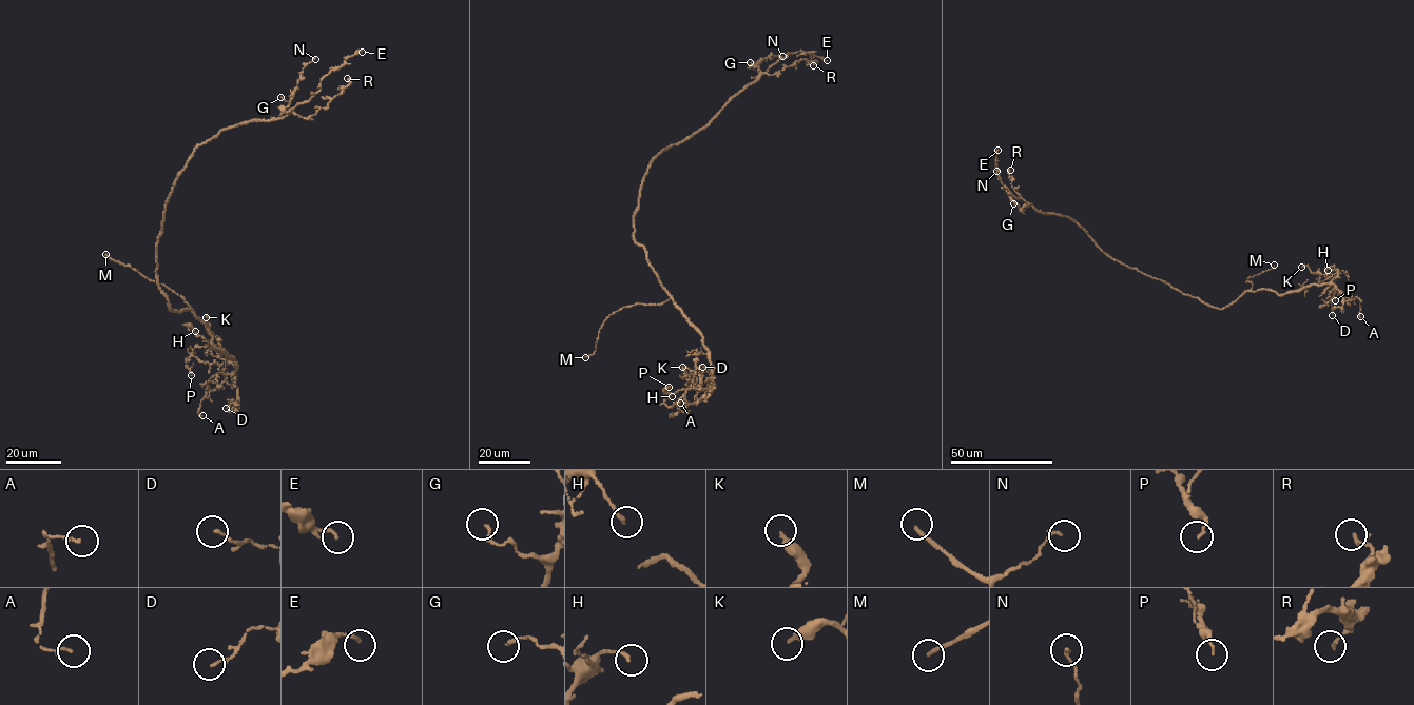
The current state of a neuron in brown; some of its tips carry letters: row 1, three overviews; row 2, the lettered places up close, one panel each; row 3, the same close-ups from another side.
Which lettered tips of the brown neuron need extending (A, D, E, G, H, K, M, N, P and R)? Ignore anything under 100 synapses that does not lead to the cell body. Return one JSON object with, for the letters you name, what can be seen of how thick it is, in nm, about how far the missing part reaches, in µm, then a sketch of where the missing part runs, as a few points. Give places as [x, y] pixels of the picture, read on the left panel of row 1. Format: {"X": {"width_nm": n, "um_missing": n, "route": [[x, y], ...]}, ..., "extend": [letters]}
{"M": {"width_nm": 160, "um_missing": 20, "route": [[105, 254], [82, 230]]}, "extend": ["M"]}

